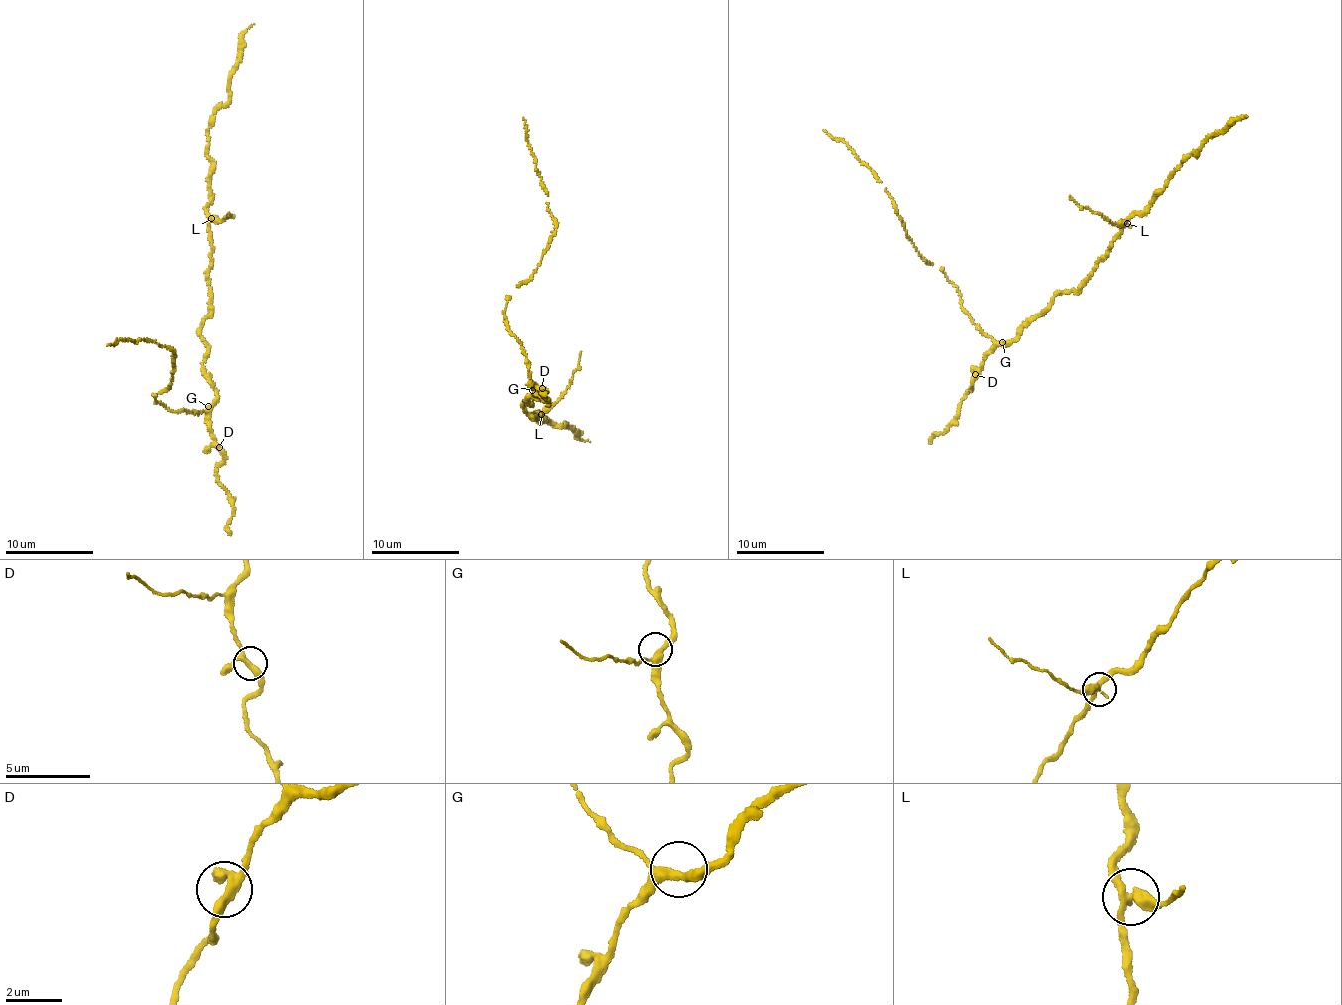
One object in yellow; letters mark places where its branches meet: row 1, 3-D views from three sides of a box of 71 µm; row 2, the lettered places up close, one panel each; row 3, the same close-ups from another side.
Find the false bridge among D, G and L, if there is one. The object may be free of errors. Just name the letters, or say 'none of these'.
L

